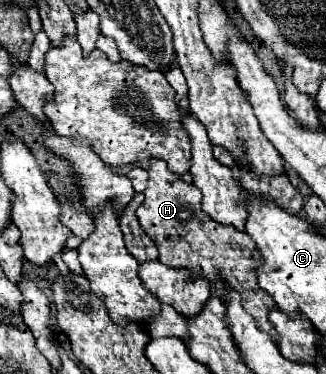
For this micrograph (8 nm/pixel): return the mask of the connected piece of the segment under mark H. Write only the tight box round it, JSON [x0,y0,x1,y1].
[136,159,274,333]

